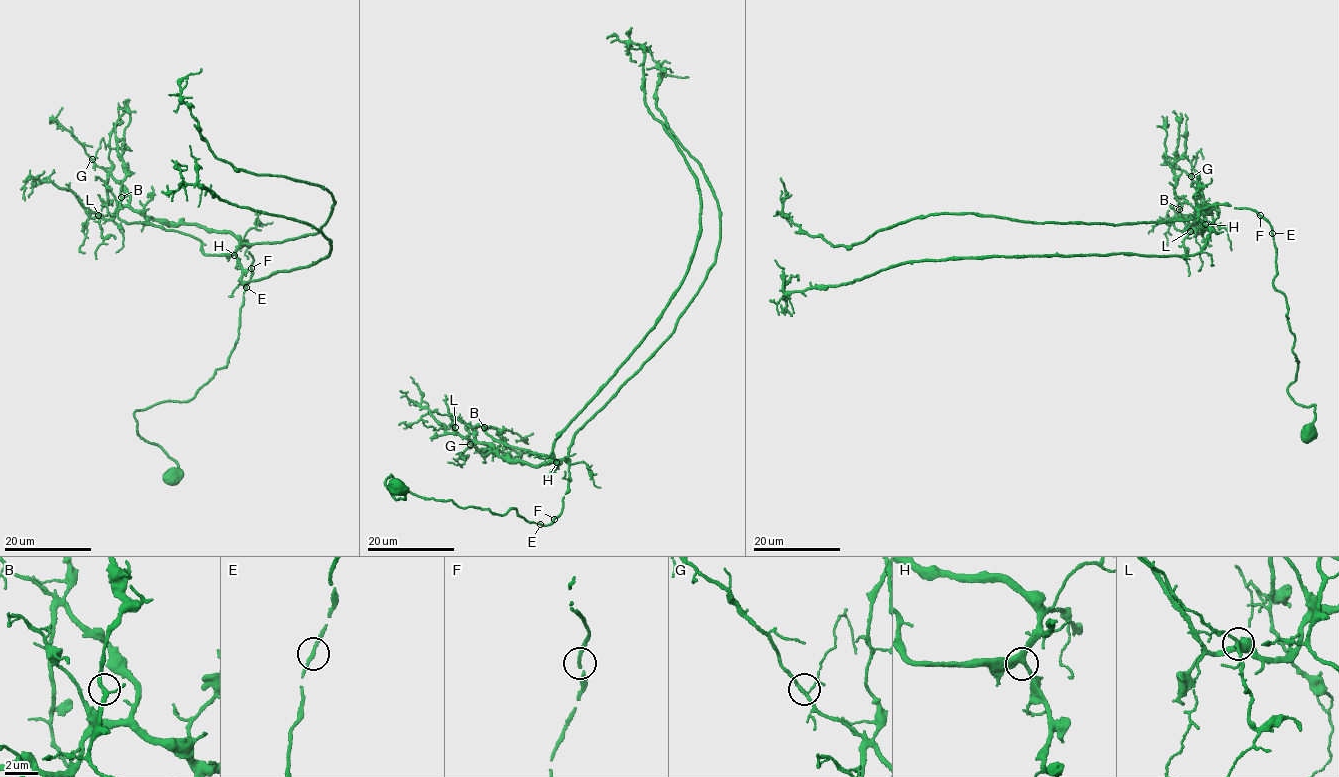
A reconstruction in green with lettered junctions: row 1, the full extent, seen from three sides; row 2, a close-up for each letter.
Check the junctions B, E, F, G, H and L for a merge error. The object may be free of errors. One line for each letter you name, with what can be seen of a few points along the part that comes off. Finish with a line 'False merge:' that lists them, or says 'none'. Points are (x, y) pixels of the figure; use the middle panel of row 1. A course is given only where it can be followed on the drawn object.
False merge: none

